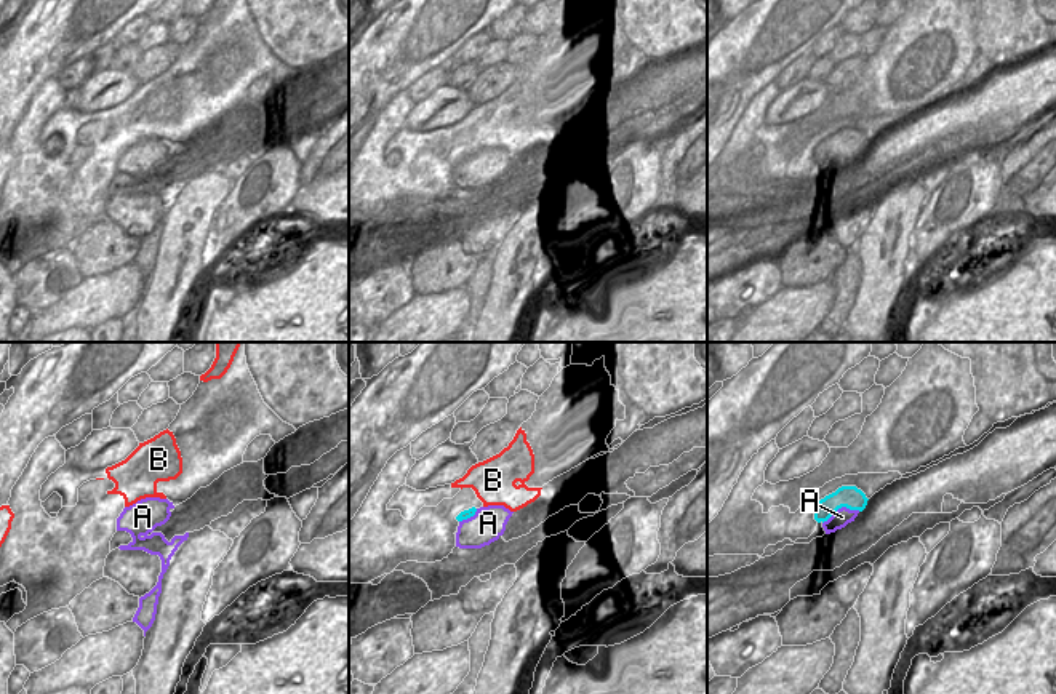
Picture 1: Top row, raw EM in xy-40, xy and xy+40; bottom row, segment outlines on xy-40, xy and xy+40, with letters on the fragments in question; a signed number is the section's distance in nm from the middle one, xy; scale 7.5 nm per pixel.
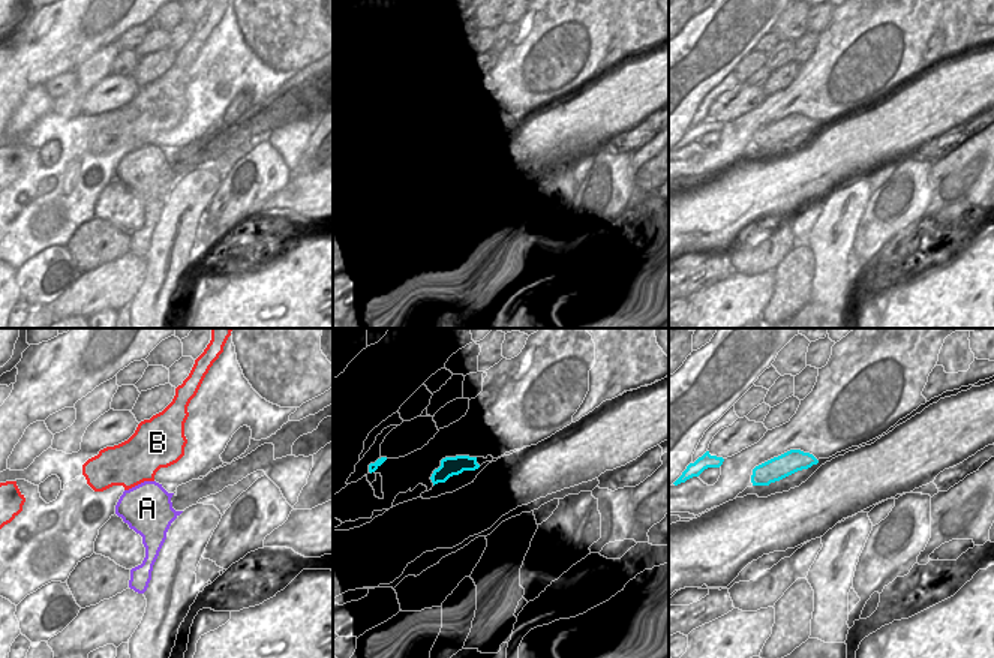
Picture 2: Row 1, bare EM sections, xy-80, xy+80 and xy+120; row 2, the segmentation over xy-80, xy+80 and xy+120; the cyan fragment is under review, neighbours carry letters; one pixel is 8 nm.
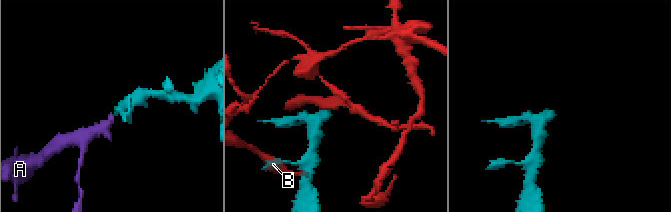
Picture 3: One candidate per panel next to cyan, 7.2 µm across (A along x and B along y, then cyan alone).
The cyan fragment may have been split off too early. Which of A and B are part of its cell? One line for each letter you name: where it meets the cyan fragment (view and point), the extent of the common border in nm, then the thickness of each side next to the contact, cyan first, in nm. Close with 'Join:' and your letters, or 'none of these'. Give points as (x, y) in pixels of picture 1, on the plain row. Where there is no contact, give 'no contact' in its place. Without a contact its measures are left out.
A: contact xy+40 (840, 149); length 300 nm; calibres 170 and 140 nm
Join: A

